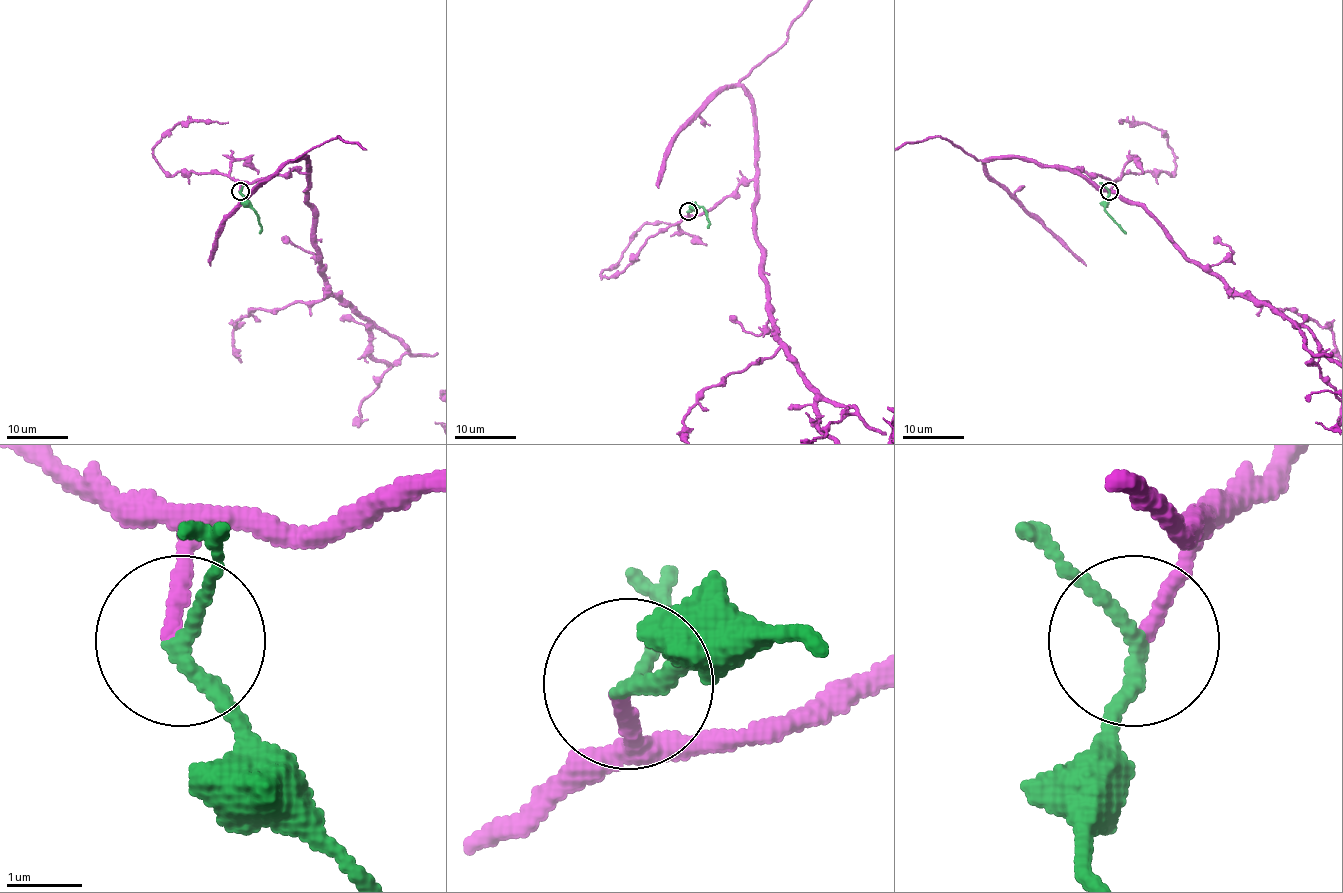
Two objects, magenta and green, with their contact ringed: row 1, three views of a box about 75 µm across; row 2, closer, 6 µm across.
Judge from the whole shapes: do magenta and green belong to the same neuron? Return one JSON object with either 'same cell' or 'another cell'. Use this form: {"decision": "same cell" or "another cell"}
{"decision": "same cell"}

